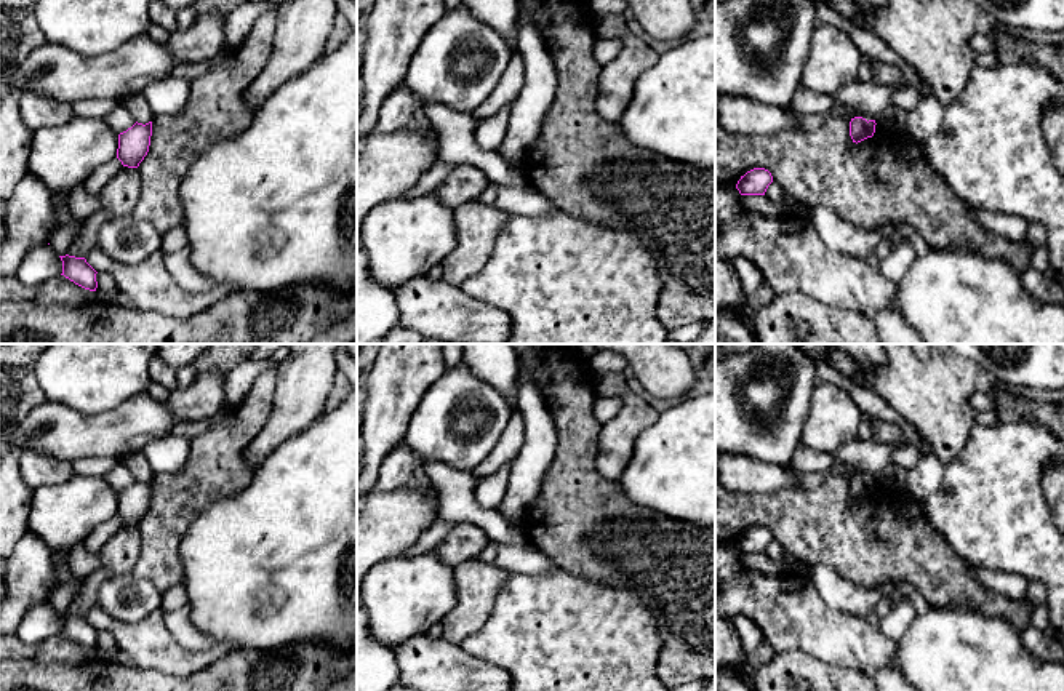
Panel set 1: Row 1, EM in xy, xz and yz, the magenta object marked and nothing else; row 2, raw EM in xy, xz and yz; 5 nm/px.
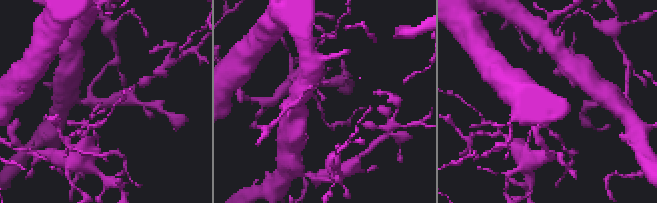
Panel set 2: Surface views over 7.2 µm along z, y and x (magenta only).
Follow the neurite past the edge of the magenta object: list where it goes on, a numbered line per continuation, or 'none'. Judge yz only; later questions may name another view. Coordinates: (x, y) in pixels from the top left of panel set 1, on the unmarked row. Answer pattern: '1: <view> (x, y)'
none

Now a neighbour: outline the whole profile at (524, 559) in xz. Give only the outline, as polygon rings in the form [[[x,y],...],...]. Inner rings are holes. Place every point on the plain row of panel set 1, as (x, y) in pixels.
[[[499,542],[496,565],[509,573],[520,573],[526,576],[547,574],[558,566],[547,558],[546,553],[534,549],[531,544],[509,544]]]

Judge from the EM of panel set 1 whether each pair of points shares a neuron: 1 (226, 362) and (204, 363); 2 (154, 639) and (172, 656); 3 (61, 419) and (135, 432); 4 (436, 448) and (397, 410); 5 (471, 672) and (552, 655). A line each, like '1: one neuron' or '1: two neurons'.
1: one neuron
2: one neuron
3: one neuron
4: two neurons
5: two neurons

